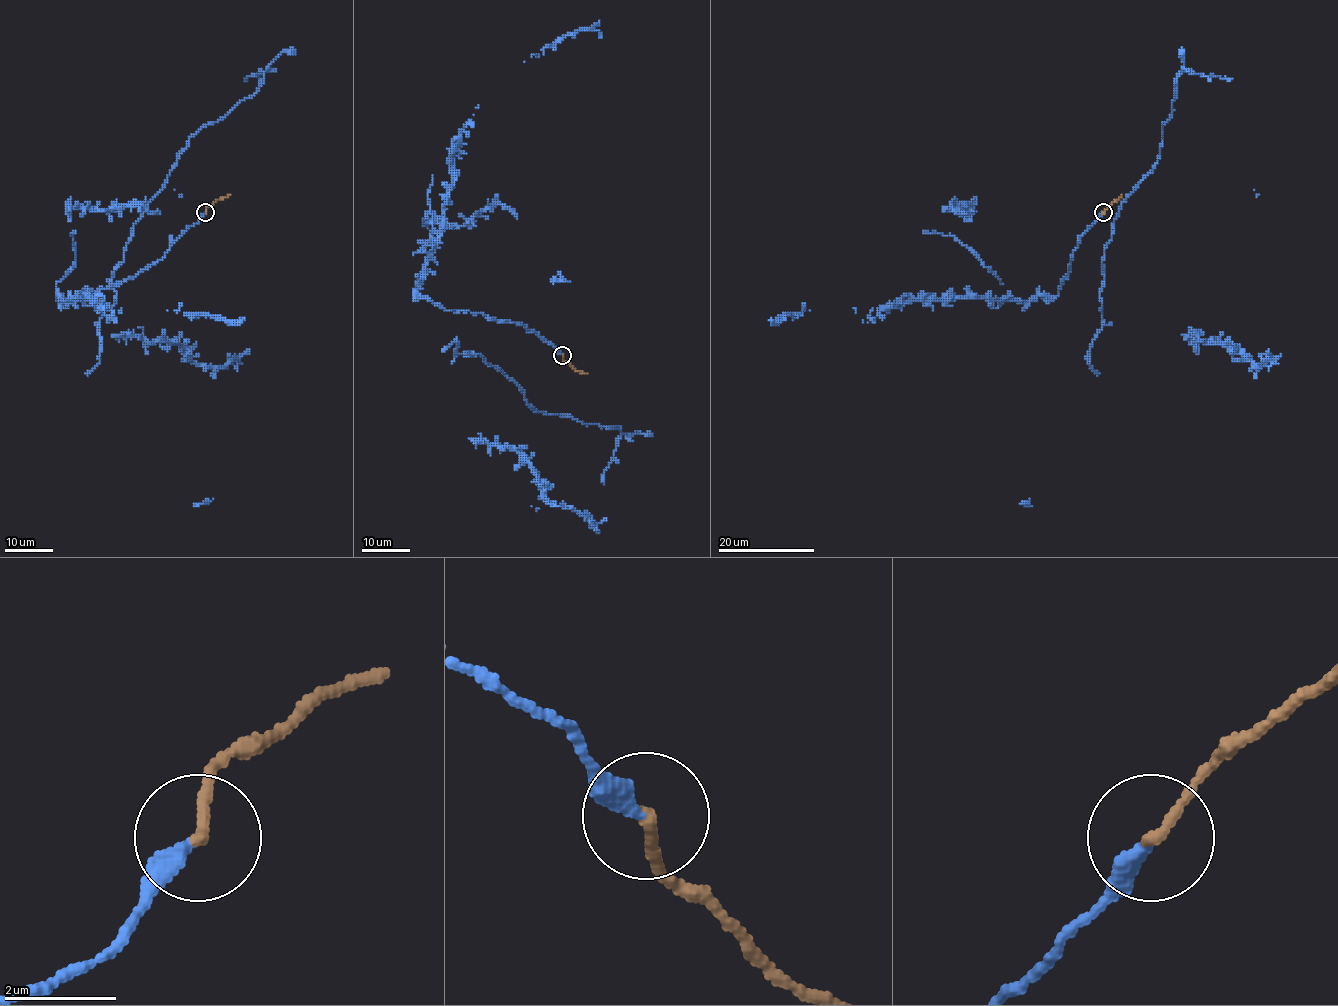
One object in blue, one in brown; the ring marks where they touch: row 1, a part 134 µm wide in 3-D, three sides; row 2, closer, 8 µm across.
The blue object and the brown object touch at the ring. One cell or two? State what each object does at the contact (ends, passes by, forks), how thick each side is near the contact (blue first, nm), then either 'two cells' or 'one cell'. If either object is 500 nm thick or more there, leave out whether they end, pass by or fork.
blue ends | brown ends | 340/200 nm | one cell

